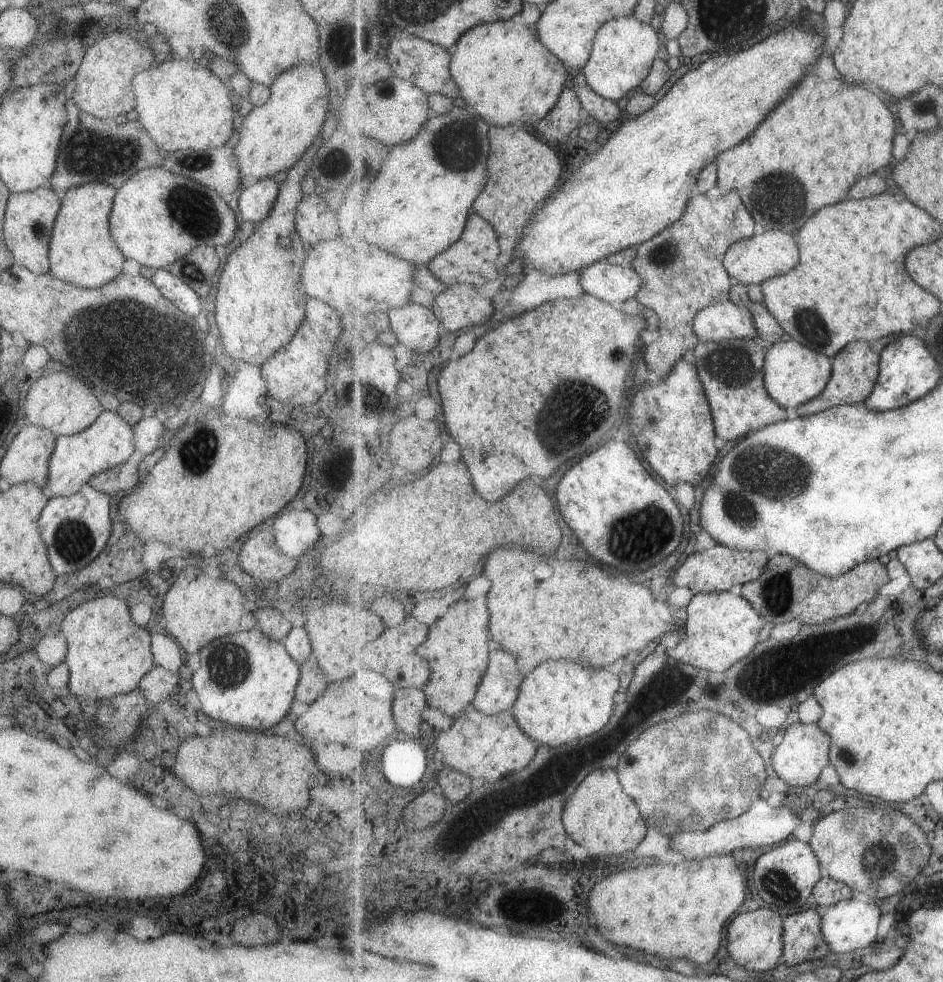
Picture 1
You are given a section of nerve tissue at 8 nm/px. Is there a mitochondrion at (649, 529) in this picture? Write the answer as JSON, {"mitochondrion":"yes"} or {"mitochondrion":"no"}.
{"mitochondrion":"yes"}

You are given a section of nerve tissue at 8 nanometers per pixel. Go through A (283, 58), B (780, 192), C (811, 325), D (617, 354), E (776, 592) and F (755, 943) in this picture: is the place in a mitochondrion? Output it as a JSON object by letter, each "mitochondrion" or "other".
{"A":"other","B":"mitochondrion","C":"mitochondrion","D":"other","E":"mitochondrion","F":"other"}

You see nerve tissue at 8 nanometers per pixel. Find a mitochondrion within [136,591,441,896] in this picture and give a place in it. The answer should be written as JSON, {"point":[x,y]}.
{"point":[227,666]}

